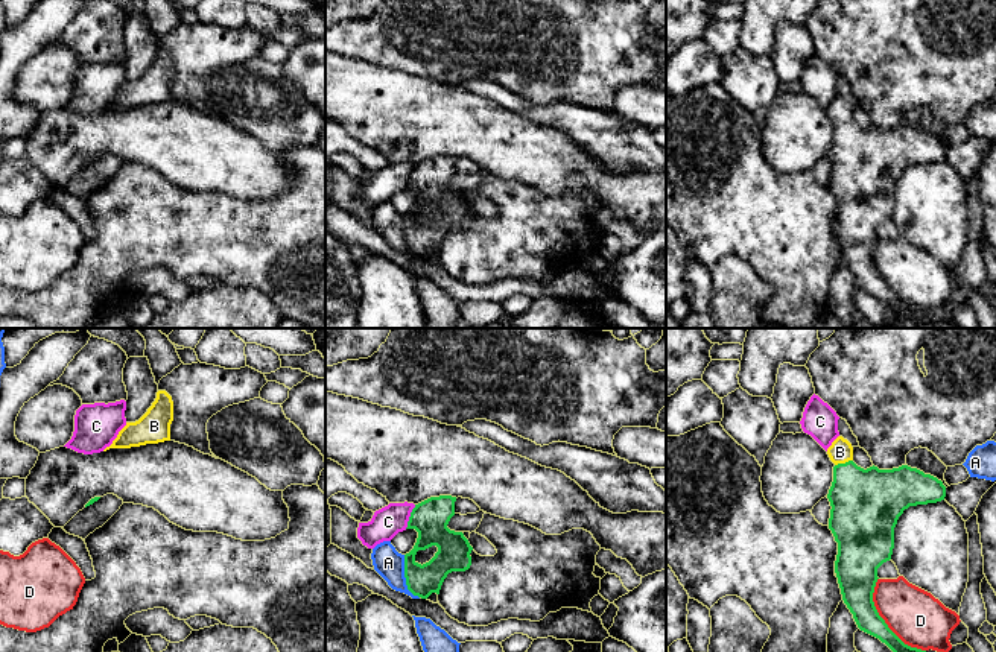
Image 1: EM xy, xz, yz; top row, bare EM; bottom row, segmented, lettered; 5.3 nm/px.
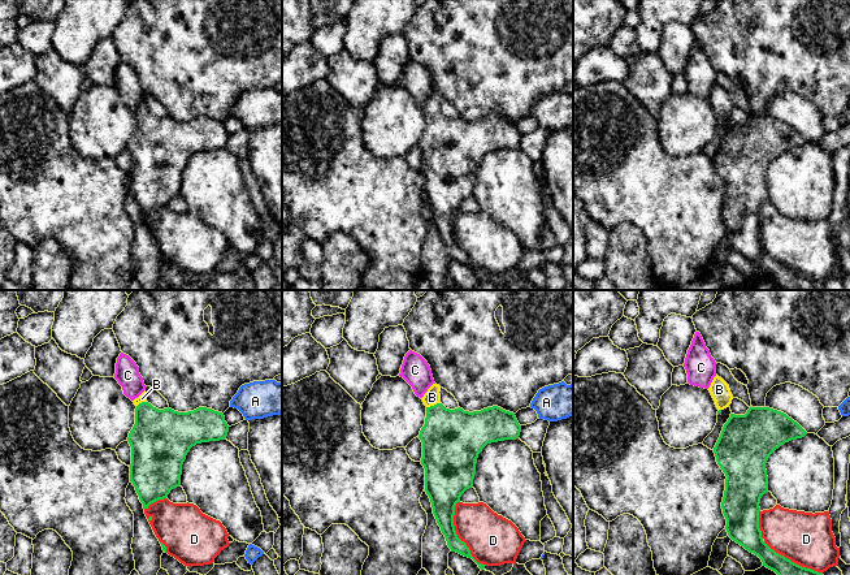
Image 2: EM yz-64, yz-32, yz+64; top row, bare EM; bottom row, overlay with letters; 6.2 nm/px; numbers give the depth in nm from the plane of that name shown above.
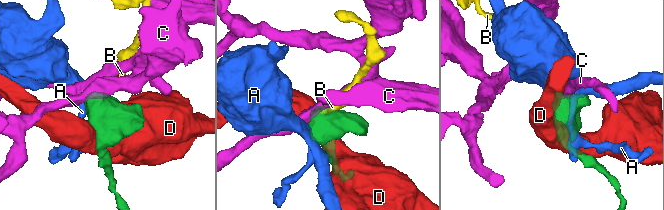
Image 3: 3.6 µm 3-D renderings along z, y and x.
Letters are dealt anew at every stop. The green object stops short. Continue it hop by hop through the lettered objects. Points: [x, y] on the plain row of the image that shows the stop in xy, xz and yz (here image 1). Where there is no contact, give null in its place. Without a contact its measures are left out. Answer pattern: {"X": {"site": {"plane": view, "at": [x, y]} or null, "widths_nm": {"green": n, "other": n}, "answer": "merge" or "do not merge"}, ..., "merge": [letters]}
{"A": {"site": {"plane": "xz", "at": [405, 236]}, "widths_nm": {"green": 170, "other": 160}, "answer": "do not merge"}, "B": {"site": {"plane": "yz", "at": [843, 123]}, "widths_nm": {"green": 360, "other": 120}, "answer": "merge"}, "C": {"site": {"plane": "xz", "at": [409, 177]}, "widths_nm": {"green": 190, "other": 160}, "answer": "do not merge"}, "D": {"site": {"plane": "yz", "at": [884, 280]}, "widths_nm": {"green": 190, "other": 280}, "answer": "do not merge"}, "merge": ["B"]}

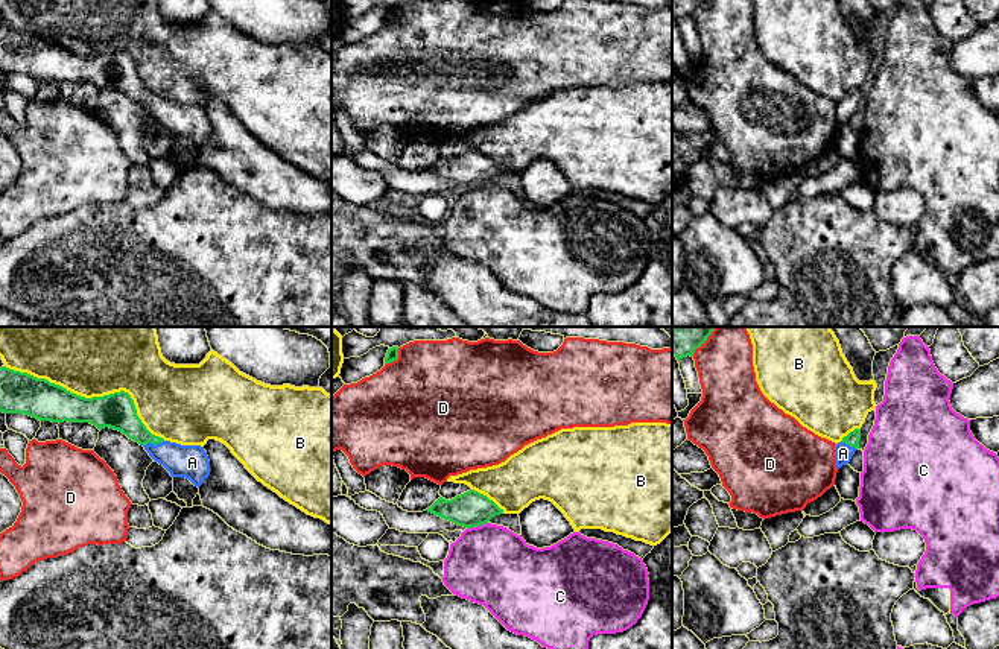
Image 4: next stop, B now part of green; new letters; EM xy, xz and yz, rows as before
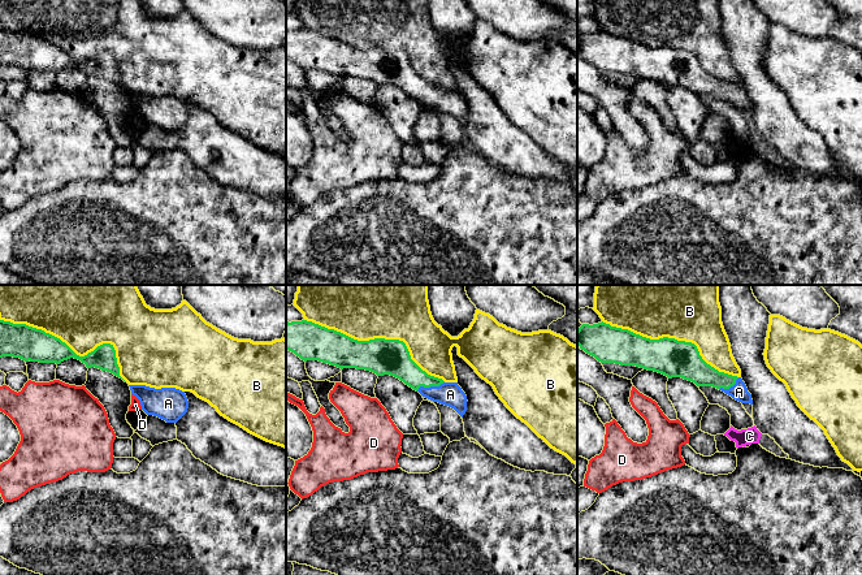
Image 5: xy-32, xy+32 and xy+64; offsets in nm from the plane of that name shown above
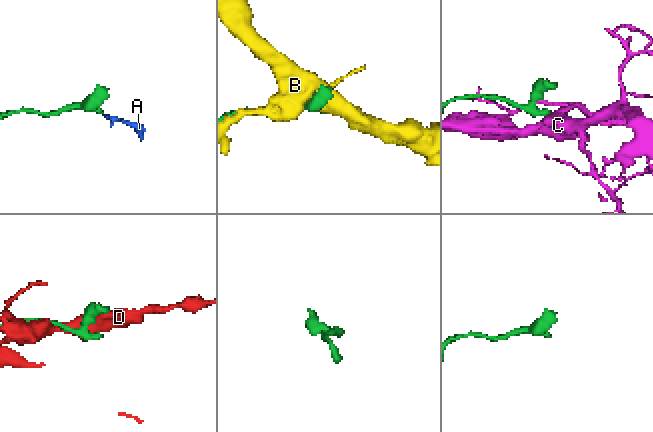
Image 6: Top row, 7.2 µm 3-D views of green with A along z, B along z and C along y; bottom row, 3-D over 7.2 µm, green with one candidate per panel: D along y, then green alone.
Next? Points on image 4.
{"A": {"site": {"plane": "xy", "at": [154, 104]}, "widths_nm": {"green": 180, "other": 180}, "answer": "merge"}, "B": {"site": {"plane": "xy", "at": [93, 56]}, "widths_nm": {"green": 200, "other": 300}, "answer": "do not merge"}, "C": {"site": {"plane": "xz", "at": [476, 186]}, "widths_nm": {"green": 190, "other": 420}, "answer": "do not merge"}, "D": {"site": {"plane": "xz", "at": [396, 18]}, "widths_nm": {"green": 60, "other": 500}, "answer": "do not merge"}, "merge": ["A"]}

